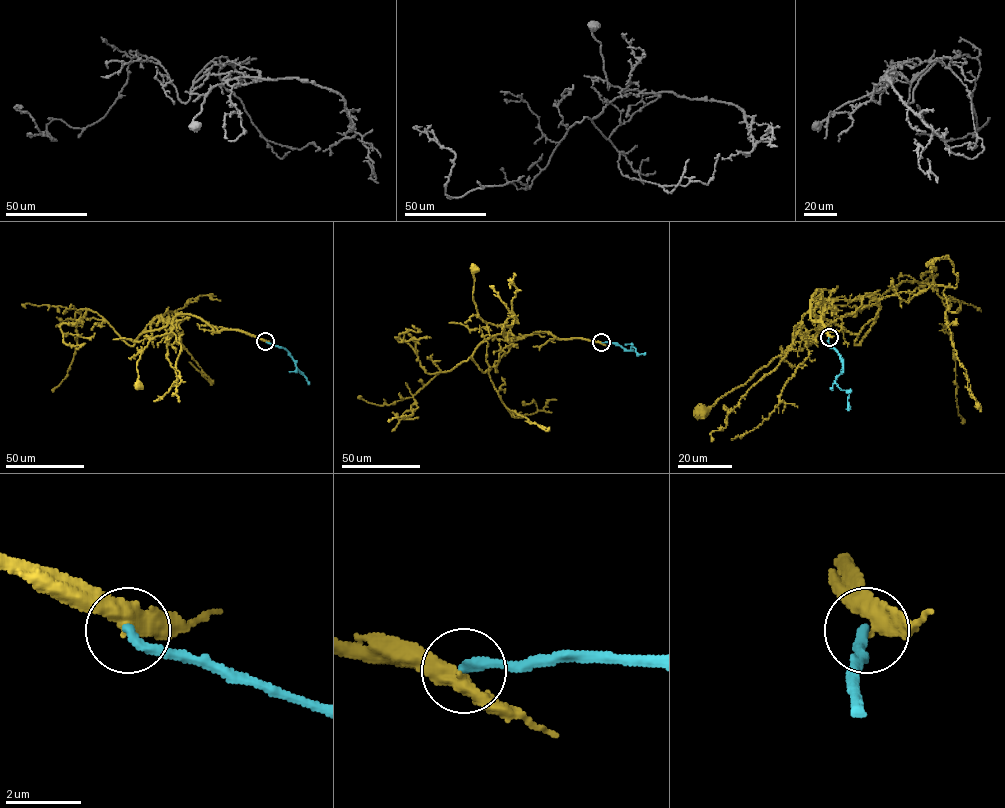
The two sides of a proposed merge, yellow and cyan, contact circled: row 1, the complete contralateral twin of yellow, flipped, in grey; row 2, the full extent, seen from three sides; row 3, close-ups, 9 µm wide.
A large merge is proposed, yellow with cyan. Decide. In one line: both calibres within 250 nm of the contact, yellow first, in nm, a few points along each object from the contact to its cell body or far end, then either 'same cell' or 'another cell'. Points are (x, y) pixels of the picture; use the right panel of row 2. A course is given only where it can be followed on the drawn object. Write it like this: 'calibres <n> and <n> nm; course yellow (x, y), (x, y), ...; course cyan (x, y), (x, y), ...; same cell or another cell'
calibres 440 and 280 nm; course yellow (829, 337), (823, 317), (810, 318), (810, 300), (818, 290), (821, 302), (802, 317), (792, 344), (702, 412); course cyan (829, 337), (828, 342), (840, 354), (842, 365), (835, 382), (848, 393), (848, 410); another cell

